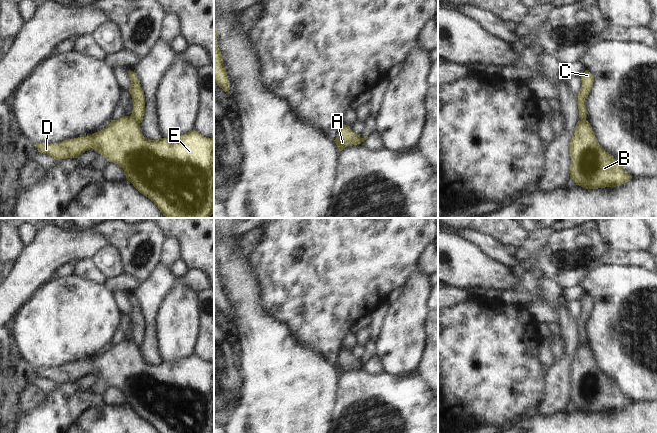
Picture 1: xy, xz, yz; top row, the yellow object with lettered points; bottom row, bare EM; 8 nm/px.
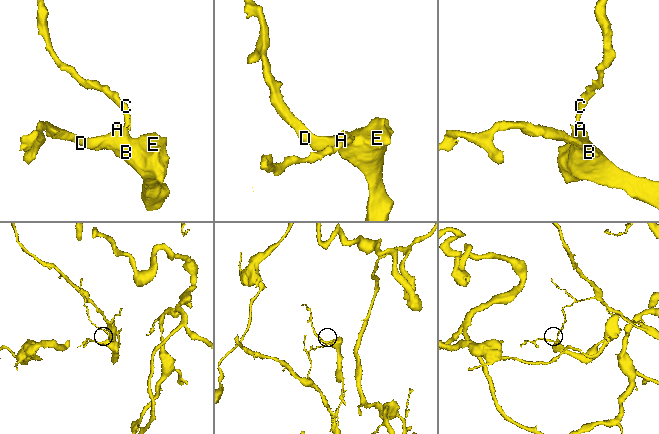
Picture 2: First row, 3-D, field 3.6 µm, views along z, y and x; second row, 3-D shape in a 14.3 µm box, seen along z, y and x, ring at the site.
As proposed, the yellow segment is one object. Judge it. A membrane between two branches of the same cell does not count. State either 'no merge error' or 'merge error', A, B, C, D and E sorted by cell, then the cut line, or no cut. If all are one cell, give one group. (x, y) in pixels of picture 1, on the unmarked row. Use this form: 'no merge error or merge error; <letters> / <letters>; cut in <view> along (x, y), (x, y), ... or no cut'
merge error; A B D E / C; cut in xy along (131, 339), (139, 348)

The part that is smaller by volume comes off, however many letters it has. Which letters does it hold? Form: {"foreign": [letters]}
{"foreign": ["A", "B", "D", "E"]}

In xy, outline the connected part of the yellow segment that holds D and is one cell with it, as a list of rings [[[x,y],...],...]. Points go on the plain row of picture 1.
[[[123,340],[111,344],[110,348],[94,358],[58,367],[36,367],[38,376],[52,380],[55,384],[79,382],[85,375],[95,374],[109,386],[119,389],[126,404],[144,420],[148,421],[158,433],[213,433],[214,426],[214,362],[206,362],[194,353],[173,363],[160,362],[147,364],[140,353],[140,348],[132,340]]]

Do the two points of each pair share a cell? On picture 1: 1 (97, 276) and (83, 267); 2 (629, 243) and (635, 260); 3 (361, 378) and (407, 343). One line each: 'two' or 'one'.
1: one
2: two
3: two

